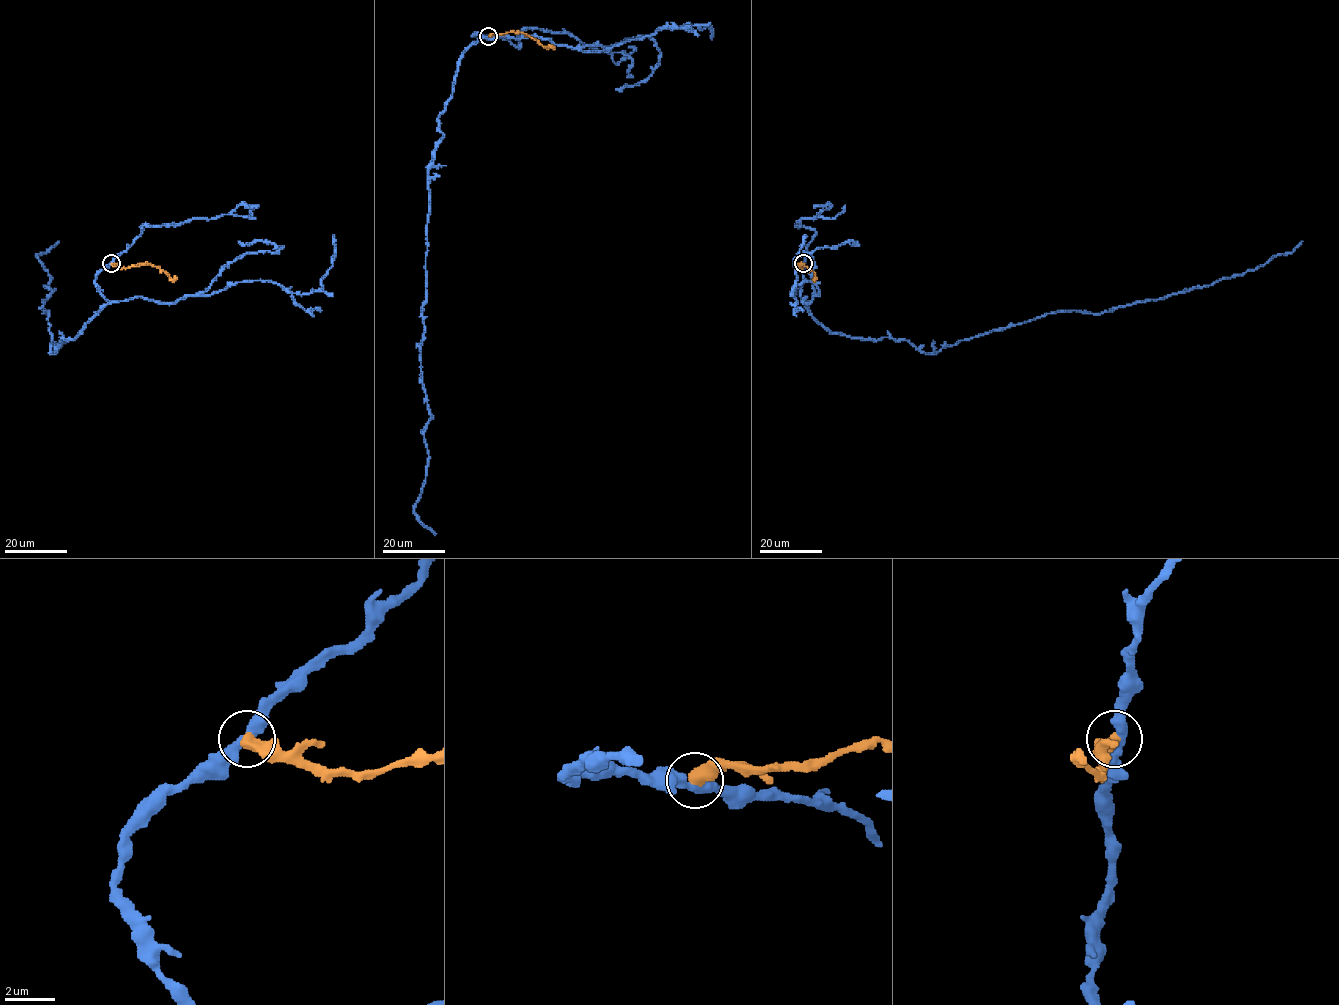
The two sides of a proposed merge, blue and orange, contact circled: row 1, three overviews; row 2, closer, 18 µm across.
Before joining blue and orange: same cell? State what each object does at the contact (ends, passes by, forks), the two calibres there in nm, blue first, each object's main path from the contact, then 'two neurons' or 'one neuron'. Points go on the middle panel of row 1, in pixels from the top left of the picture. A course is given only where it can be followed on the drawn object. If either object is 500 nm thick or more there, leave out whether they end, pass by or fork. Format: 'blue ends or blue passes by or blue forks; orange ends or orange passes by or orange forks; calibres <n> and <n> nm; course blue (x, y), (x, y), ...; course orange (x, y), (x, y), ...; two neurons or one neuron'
calibres 440 and 550 nm; course blue (489, 36), (472, 35), (486, 38), (458, 63), (428, 175), (420, 376), (430, 418), (415, 514), (435, 535); course orange (489, 36), (515, 31), (526, 34), (543, 46), (555, 49); two neurons

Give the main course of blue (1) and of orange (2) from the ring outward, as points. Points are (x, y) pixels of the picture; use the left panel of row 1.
1: (111, 263), (95, 281), (108, 303), (52, 352), (43, 307), (51, 279), (37, 254), (58, 241)
2: (111, 263), (121, 267), (149, 263), (158, 267), (172, 279), (177, 278)

